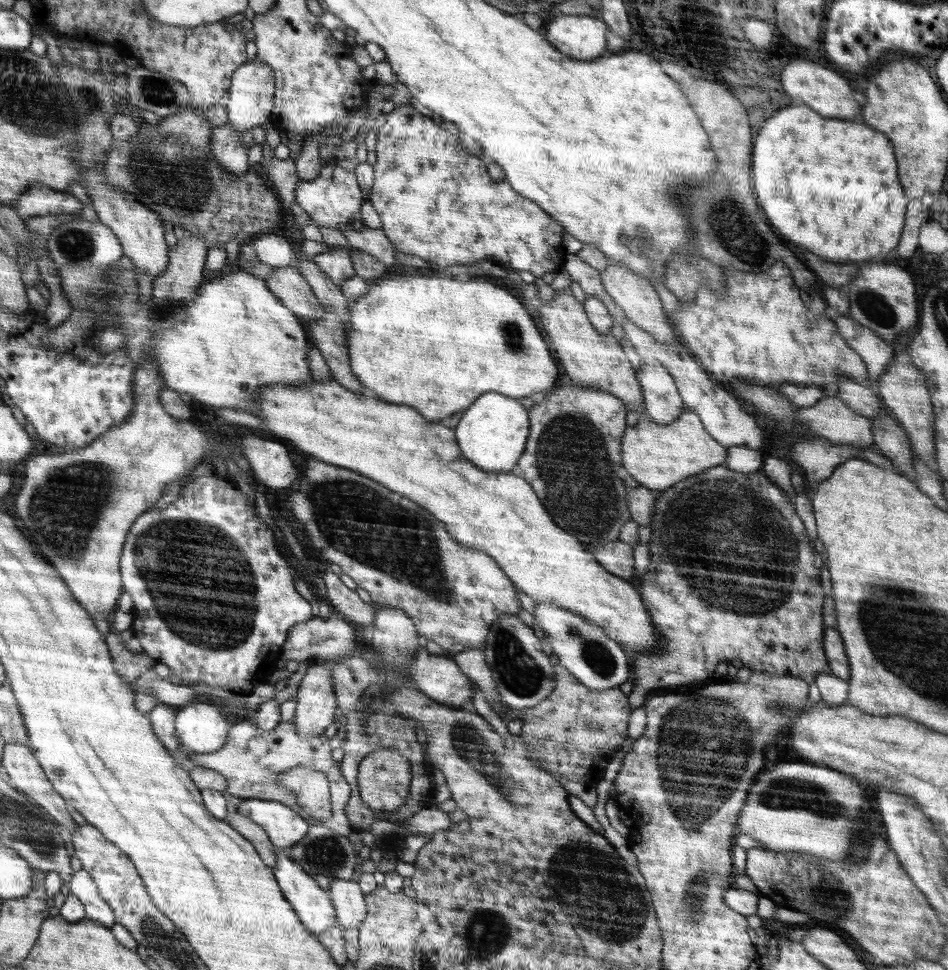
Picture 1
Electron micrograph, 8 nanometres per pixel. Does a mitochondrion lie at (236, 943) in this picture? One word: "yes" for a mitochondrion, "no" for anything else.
no

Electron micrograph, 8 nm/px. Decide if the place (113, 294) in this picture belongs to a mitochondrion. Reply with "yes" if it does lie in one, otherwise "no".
yes

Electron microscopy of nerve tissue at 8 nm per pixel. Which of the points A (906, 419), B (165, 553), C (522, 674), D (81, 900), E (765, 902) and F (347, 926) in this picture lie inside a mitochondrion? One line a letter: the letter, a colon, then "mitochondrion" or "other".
A: other
B: mitochondrion
C: mitochondrion
D: other
E: other
F: other

